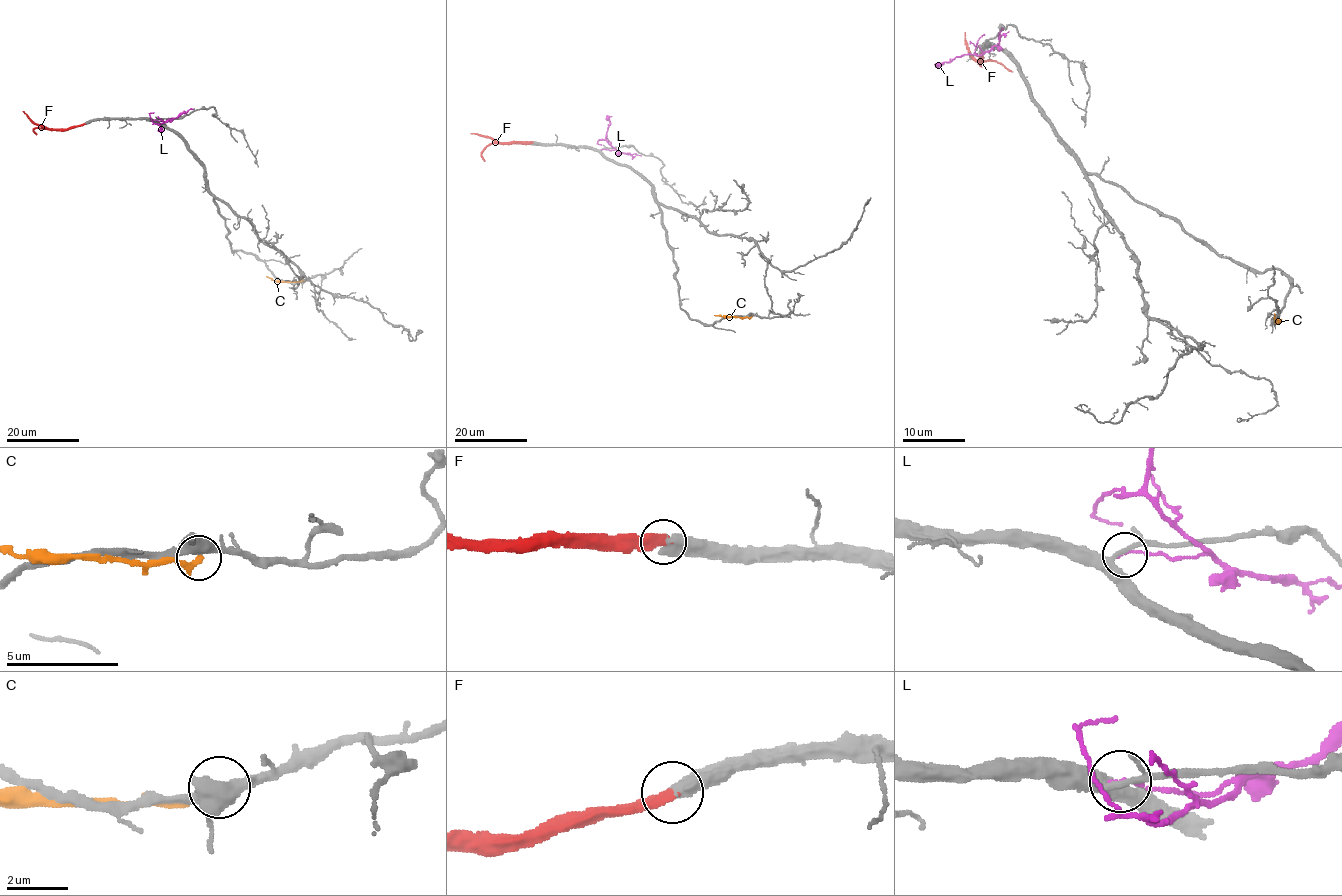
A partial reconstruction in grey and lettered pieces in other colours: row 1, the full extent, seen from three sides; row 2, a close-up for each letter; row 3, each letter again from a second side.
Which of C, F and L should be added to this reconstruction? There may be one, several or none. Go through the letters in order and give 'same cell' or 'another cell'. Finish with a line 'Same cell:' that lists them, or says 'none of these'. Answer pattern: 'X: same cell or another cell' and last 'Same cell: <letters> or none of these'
C: another cell
F: same cell
L: another cell
Same cell: F

